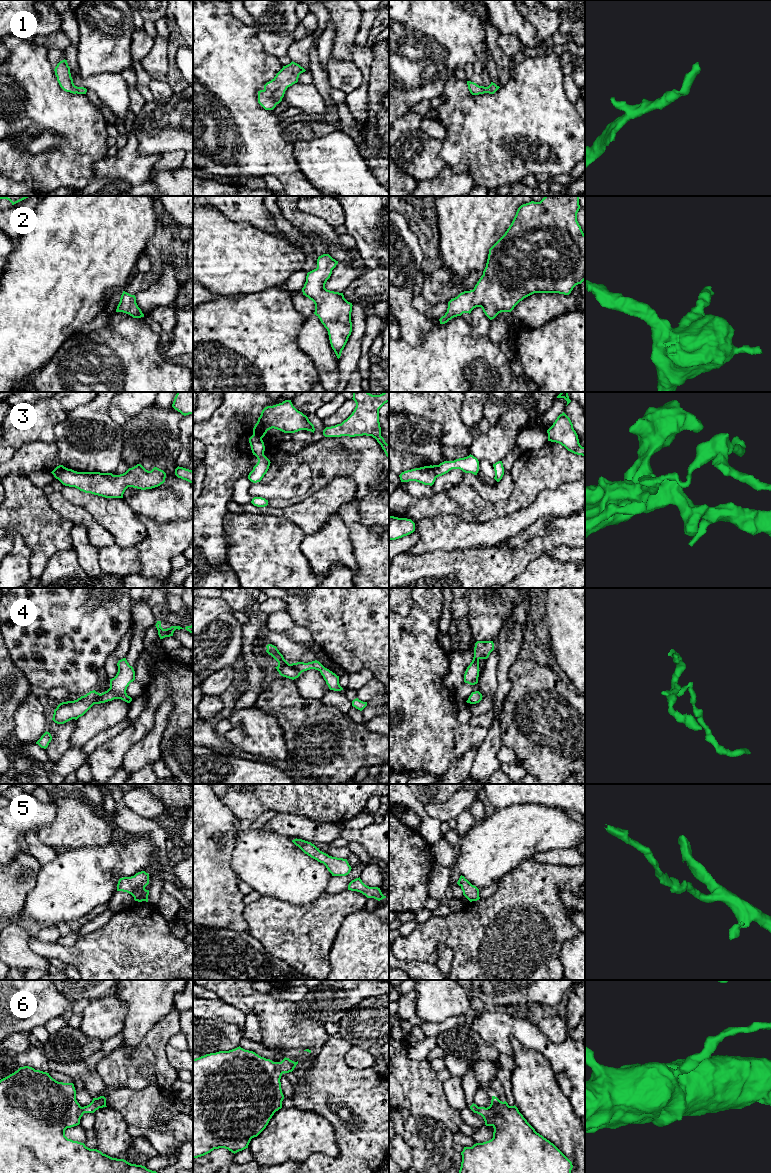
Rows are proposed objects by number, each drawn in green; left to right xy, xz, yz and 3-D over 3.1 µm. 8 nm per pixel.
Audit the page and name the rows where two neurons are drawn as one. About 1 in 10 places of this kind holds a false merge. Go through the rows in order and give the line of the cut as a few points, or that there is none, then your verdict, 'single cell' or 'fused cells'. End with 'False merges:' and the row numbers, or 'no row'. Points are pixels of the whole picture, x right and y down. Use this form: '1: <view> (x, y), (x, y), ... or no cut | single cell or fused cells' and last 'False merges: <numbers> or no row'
1: no cut | single cell
2: no cut | single cell
3: xy (63, 466), (55, 477) | fused cells
4: no cut | single cell
5: no cut | single cell
6: no cut | single cell
False merges: 3

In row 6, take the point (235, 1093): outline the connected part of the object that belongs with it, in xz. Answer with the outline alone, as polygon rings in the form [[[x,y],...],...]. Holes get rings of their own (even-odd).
[[[240,1046],[193,1059],[193,1158],[219,1148],[228,1149],[234,1154],[248,1148],[251,1139],[257,1137],[274,1113],[282,1108],[284,1095],[281,1076],[292,1072],[297,1064],[298,1061],[294,1062],[286,1057],[281,1062],[273,1062]]]

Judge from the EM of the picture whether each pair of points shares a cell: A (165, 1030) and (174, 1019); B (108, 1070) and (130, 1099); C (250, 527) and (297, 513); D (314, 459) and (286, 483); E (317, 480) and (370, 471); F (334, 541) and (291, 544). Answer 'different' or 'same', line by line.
A: same
B: different
C: different
D: different
E: same
F: different

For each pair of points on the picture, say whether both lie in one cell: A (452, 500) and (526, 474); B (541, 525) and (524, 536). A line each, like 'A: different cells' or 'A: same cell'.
A: same cell
B: same cell

